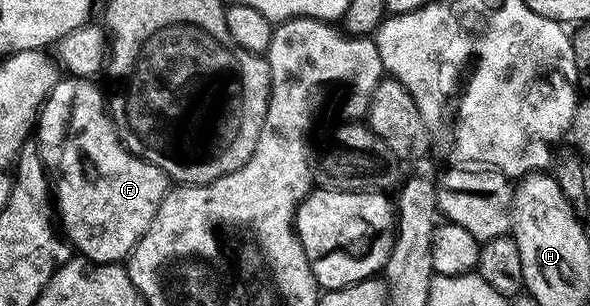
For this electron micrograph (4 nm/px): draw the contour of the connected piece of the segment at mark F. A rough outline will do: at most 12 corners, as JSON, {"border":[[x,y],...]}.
{"border":[[57,80],[39,148],[81,258],[123,262],[170,178],[94,82]]}

